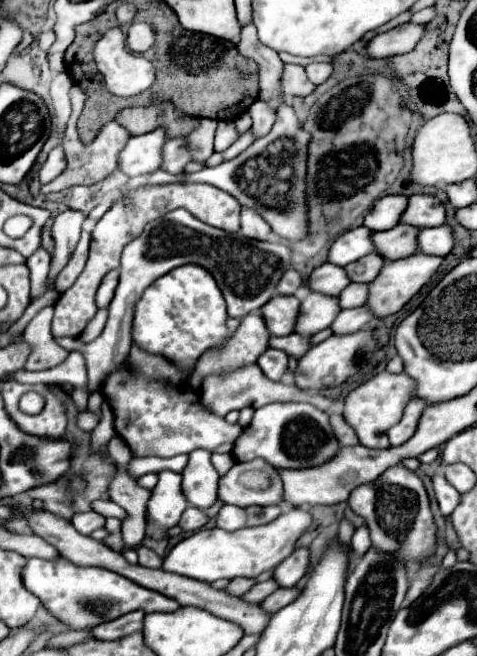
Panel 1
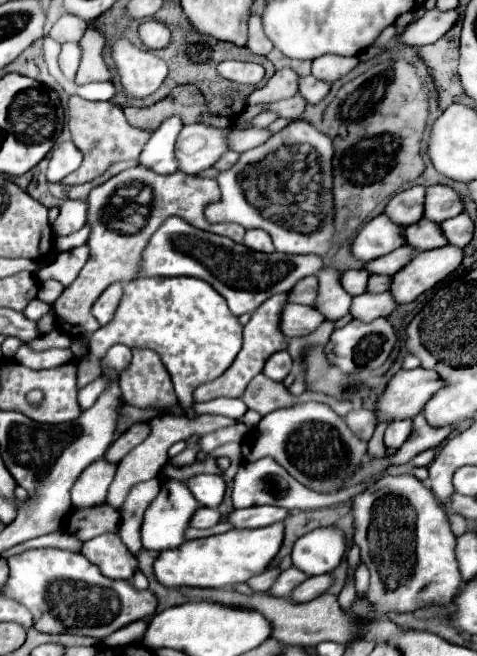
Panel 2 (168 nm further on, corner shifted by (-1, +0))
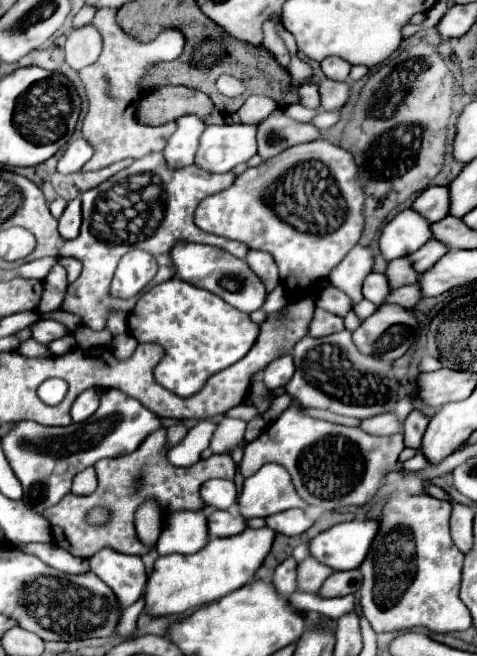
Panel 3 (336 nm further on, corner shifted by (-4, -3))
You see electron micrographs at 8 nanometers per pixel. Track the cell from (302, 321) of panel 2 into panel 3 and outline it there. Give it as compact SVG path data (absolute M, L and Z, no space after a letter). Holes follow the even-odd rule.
M315 310L315 316L313 316L313 322L309 326L309 336L313 338L321 338L321 336L329 336L333 332L339 332L343 330L343 318L337 316L337 314L331 314L327 310Z

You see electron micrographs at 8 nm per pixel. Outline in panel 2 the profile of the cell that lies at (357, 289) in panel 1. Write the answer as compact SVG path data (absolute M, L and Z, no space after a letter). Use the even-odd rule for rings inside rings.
M370 275L368 279L368 293L384 293L390 289L390 279L388 275Z

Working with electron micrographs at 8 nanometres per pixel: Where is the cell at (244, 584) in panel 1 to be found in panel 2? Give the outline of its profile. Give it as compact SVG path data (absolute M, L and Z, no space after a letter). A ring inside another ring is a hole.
M270 567L270 569L266 569L264 573L254 575L252 579L248 579L246 585L248 585L252 591L256 591L256 593L264 593L264 591L268 591L268 589L272 587L272 583L276 581L278 575L280 575L280 569L278 569L278 567Z

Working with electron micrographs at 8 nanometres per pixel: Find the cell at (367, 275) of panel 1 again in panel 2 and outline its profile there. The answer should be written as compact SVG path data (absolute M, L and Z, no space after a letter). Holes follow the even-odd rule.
M398 247L396 251L388 253L388 255L382 255L374 261L368 261L364 265L364 269L370 273L370 275L394 275L398 269L402 269L414 255L414 249L412 247Z

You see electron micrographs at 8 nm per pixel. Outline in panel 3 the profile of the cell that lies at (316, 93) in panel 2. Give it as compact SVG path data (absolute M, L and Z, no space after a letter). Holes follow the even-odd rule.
M323 80L319 84L321 94L321 108L325 110L339 110L347 104L351 88L347 82L335 82L335 80Z

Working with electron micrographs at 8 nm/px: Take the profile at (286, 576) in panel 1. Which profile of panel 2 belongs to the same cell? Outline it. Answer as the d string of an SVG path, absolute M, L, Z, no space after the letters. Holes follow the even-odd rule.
M324 527L296 541L292 563L296 569L314 577L332 571L344 559L344 553L346 553L344 533L334 527Z

